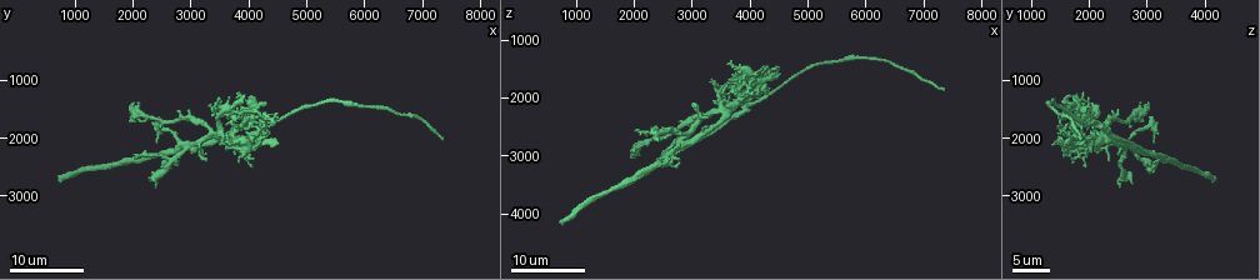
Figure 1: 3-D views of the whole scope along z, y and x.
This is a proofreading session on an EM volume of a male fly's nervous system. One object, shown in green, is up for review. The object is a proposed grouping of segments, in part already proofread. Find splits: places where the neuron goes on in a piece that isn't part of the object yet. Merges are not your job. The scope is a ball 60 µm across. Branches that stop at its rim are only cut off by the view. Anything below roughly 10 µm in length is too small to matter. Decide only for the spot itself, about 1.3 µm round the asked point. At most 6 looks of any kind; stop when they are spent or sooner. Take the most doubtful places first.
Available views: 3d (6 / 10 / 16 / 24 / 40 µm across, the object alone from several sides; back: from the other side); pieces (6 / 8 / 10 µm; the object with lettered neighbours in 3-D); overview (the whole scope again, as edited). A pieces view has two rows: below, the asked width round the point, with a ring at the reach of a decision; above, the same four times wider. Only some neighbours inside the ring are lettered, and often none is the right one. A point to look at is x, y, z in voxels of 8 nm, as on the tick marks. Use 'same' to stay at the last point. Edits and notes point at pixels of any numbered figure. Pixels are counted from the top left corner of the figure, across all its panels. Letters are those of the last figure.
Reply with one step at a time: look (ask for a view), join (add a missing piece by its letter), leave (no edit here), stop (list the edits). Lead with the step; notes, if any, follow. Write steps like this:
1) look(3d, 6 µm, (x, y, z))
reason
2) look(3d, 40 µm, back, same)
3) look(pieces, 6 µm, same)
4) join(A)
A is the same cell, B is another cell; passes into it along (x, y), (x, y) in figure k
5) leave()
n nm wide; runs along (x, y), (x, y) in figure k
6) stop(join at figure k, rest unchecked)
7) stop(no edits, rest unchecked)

look(3d, 16 µm, (2050, 2300, 2600))
an open end

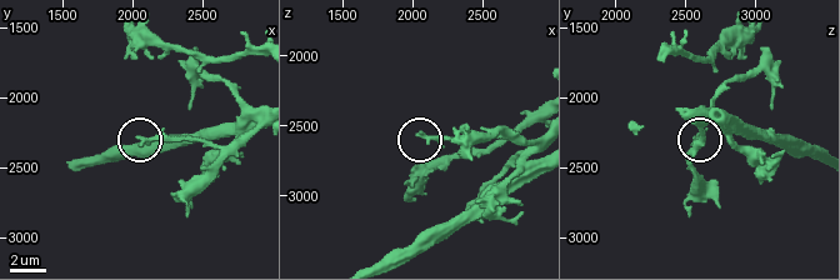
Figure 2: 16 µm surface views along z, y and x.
look(pieces, 8 µm, (2060, 2280, 2560))

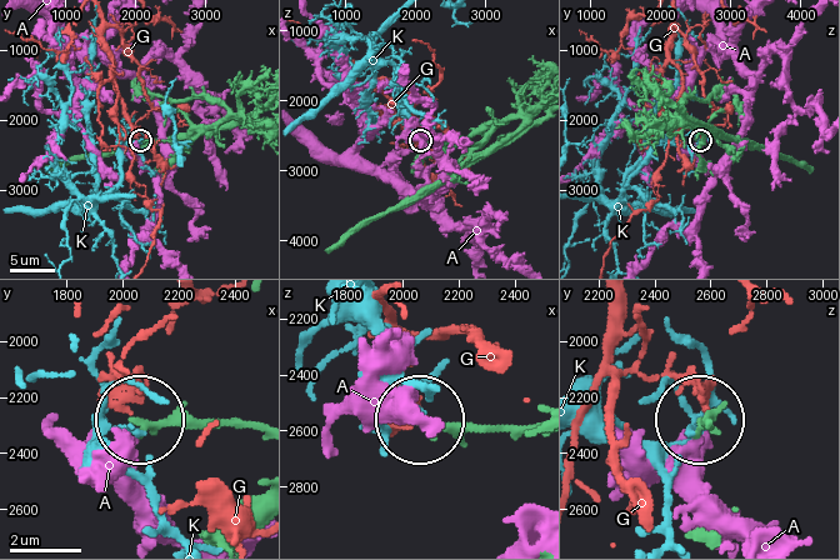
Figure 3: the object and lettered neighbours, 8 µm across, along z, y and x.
leave()
A, G and K are other cells; runs along (256, 429), (143, 420) in figure 3; none of them fits

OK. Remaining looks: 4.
look(3d, 24 µm, (3250, 2400, 2300))
branch stops here

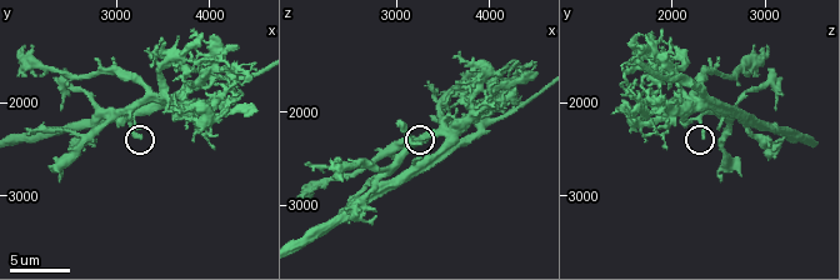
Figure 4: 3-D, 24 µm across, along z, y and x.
look(pieces, 6 µm, (3300, 2350, 2300))
what lies round it

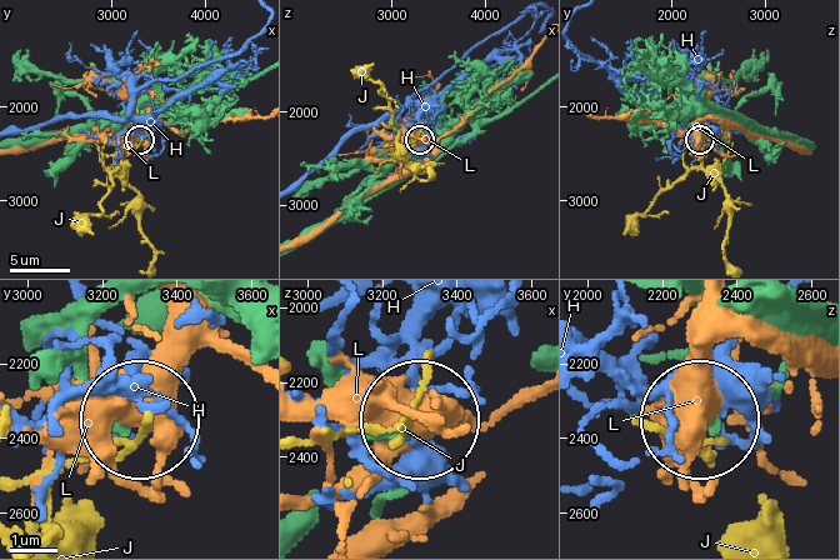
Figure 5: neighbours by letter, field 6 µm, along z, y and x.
leave()
H, J and L are other cells; no lettered piece goes on from it

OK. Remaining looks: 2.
look(pieces, 6 µm, (3600, 2100, 1450))
free end

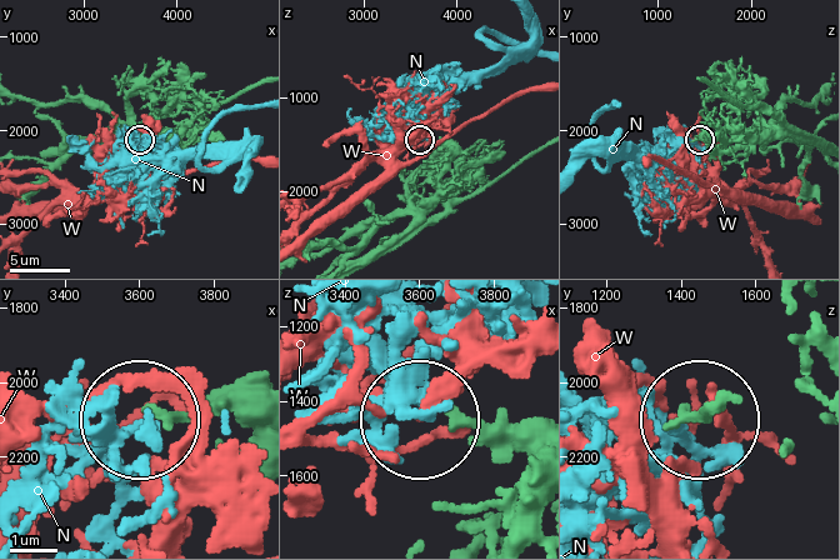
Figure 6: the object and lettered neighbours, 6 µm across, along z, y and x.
leave()
N and W are other cells; none of them fits

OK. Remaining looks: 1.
stop(no edits, rest unchecked)

